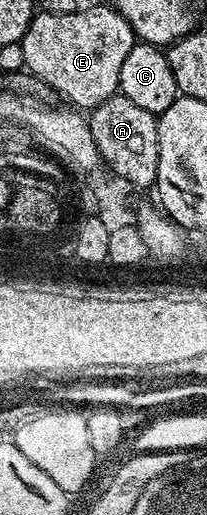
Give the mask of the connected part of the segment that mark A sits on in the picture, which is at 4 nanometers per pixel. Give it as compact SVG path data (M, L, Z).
M120 92L103 100L103 104L99 104L88 115L91 136L95 140L95 148L101 154L101 162L130 187L138 186L145 190L156 183L159 168L157 119L158 115L147 112L147 108L139 108L139 104L127 100L127 96Z

